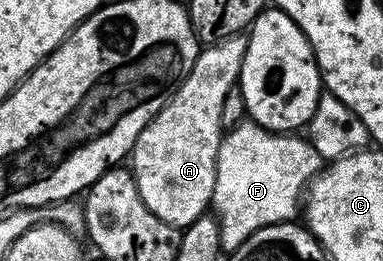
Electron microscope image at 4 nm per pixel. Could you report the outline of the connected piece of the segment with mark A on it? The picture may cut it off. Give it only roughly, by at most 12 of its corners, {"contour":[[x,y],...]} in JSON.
{"contour":[[245,34],[203,46],[134,142],[136,189],[179,229],[207,214]]}

